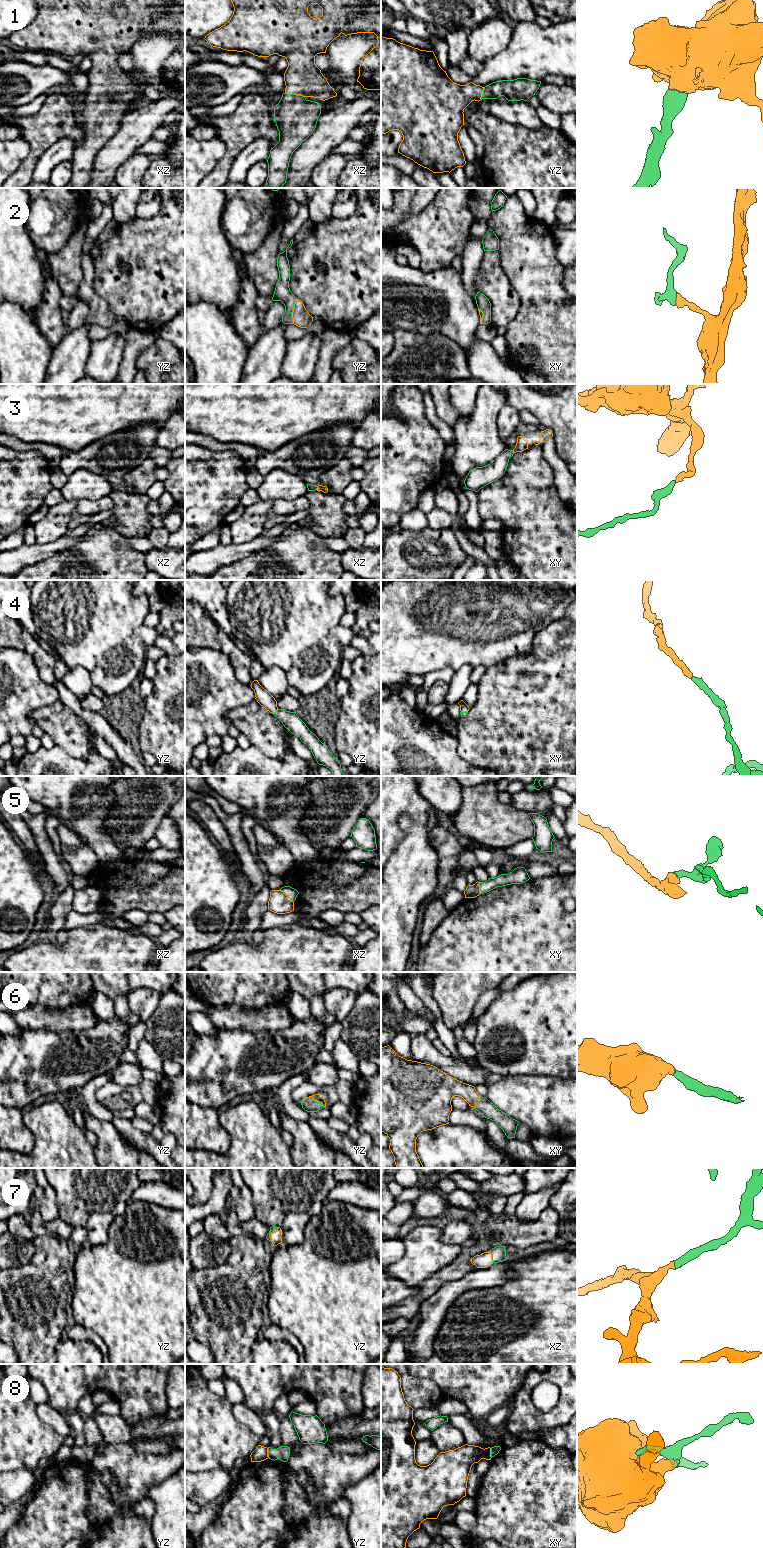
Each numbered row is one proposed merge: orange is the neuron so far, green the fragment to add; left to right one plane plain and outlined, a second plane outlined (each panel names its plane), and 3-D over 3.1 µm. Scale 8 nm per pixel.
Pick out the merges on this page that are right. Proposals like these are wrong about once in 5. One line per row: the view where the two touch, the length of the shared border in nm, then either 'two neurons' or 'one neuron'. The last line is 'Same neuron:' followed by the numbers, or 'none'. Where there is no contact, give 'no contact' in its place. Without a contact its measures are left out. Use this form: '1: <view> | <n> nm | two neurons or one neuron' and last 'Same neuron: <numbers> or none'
1: xz | 170 nm | one neuron
2: yz | 220 nm | one neuron
3: xz | 30 nm | one neuron
4: yz | 60 nm | one neuron
5: xz | 160 nm | one neuron
6: yz | 190 nm | one neuron
7: yz | 130 nm | one neuron
8: yz | 80 nm | two neurons
Same neuron: 1, 2, 3, 4, 5, 6, 7

